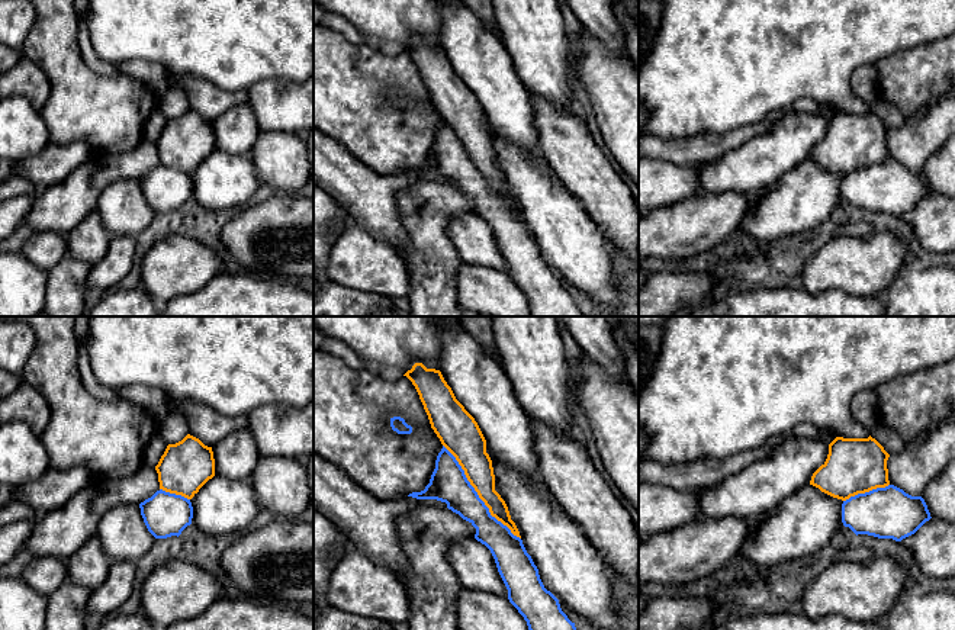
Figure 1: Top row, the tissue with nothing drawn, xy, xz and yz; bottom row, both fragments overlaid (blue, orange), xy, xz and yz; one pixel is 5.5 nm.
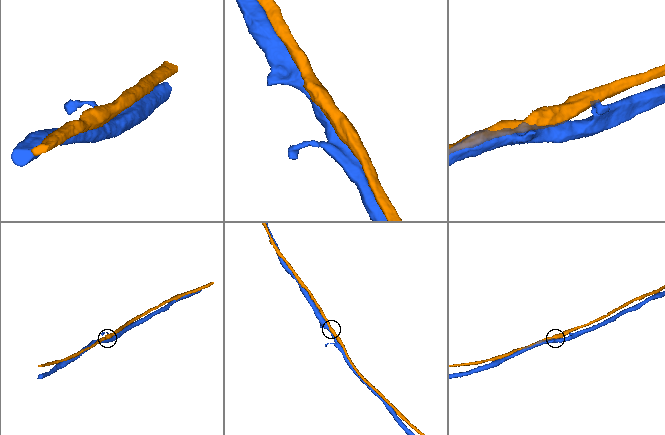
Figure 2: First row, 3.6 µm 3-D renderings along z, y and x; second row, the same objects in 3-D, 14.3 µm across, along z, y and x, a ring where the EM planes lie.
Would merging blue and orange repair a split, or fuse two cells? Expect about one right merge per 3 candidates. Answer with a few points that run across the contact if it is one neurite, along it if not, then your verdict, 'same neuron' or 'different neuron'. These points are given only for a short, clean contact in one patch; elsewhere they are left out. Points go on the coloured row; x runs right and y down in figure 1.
different neuron

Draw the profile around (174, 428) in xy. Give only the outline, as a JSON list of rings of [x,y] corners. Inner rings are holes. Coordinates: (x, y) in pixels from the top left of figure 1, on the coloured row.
[[[173,409],[168,411],[168,417],[163,422],[160,435],[167,444],[176,444],[187,435],[186,414]]]

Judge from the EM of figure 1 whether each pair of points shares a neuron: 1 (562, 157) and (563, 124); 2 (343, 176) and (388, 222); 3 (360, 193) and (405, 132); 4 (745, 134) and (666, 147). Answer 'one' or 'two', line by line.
1: one
2: one
3: two
4: one

